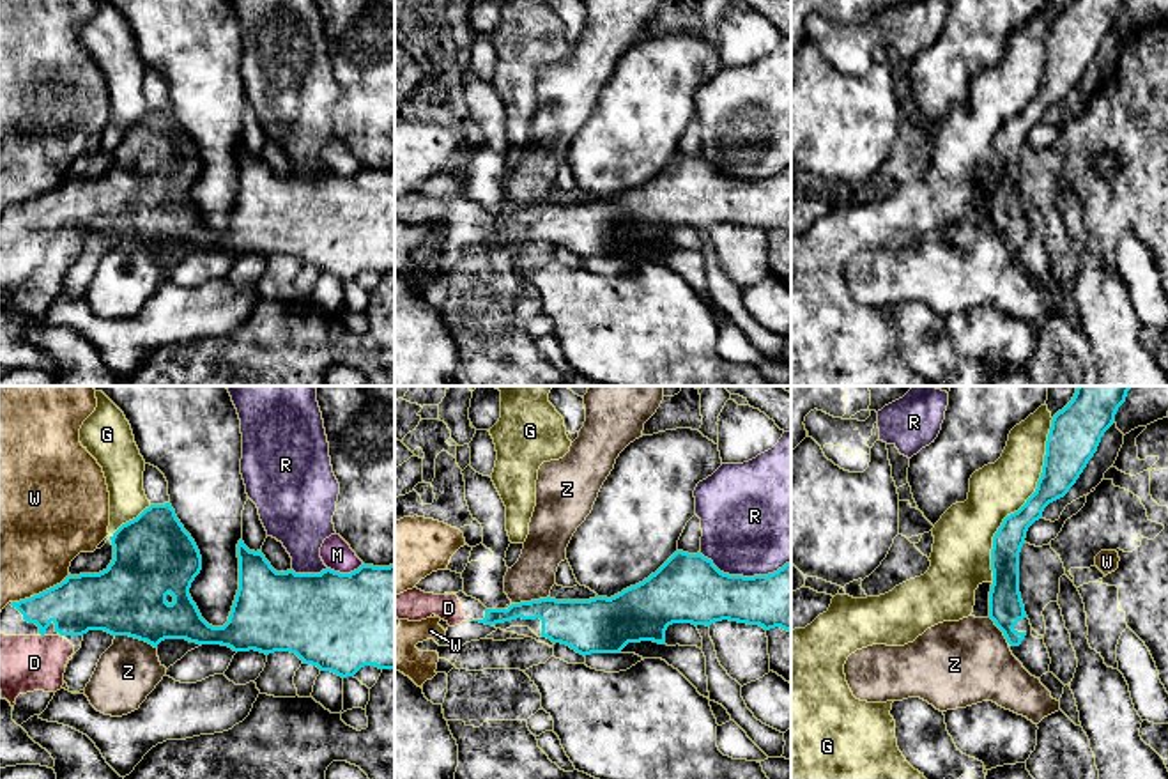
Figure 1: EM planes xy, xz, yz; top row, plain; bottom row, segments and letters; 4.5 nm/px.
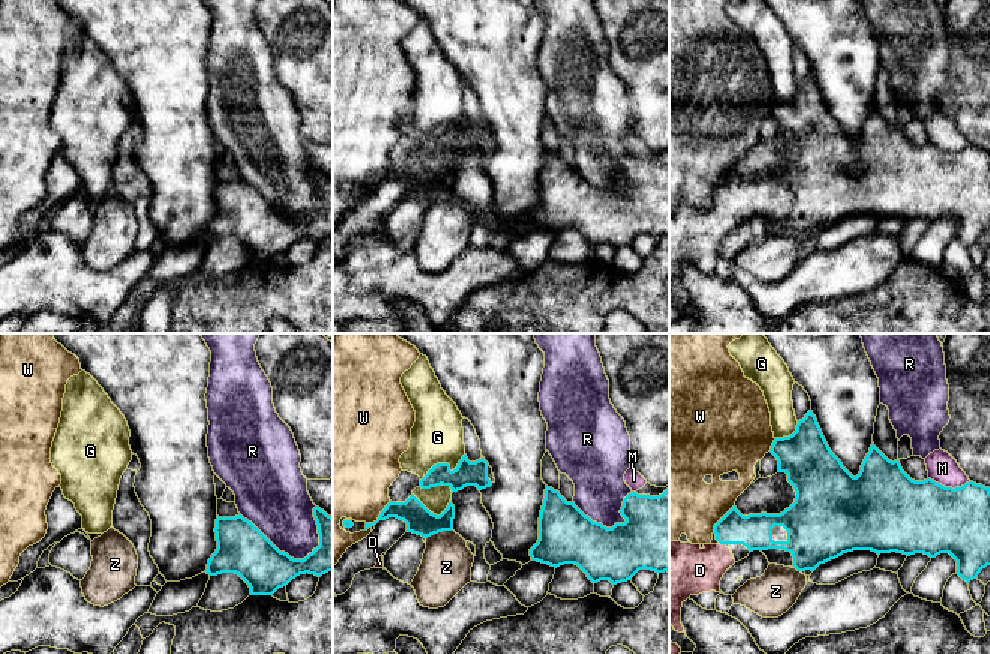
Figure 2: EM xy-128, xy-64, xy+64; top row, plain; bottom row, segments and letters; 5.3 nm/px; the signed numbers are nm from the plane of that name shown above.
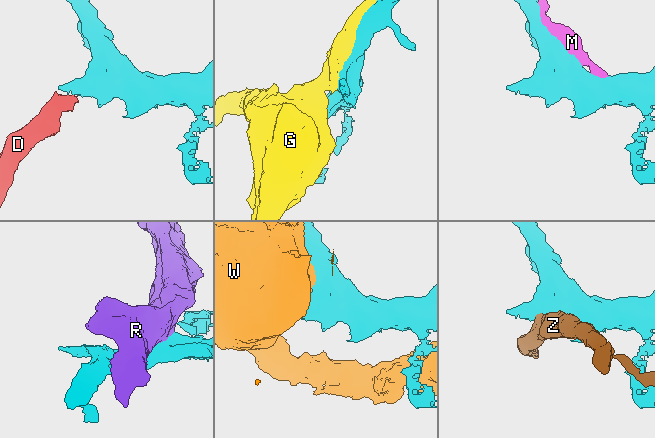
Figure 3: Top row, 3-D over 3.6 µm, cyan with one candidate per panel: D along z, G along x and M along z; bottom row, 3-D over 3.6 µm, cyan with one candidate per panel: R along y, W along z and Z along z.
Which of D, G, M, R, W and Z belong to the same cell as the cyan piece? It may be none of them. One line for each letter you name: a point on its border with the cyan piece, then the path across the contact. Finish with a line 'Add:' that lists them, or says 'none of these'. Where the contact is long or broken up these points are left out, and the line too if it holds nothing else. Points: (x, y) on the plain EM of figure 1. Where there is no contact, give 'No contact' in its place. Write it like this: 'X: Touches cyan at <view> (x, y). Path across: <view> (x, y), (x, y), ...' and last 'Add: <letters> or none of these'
D: Touches cyan at xy (43, 238). Path across: xy (84, 206), (59, 209), (43, 238), (43, 250), (27, 266)
Add: D

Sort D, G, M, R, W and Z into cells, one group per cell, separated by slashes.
D / G / M / R / W / Z

